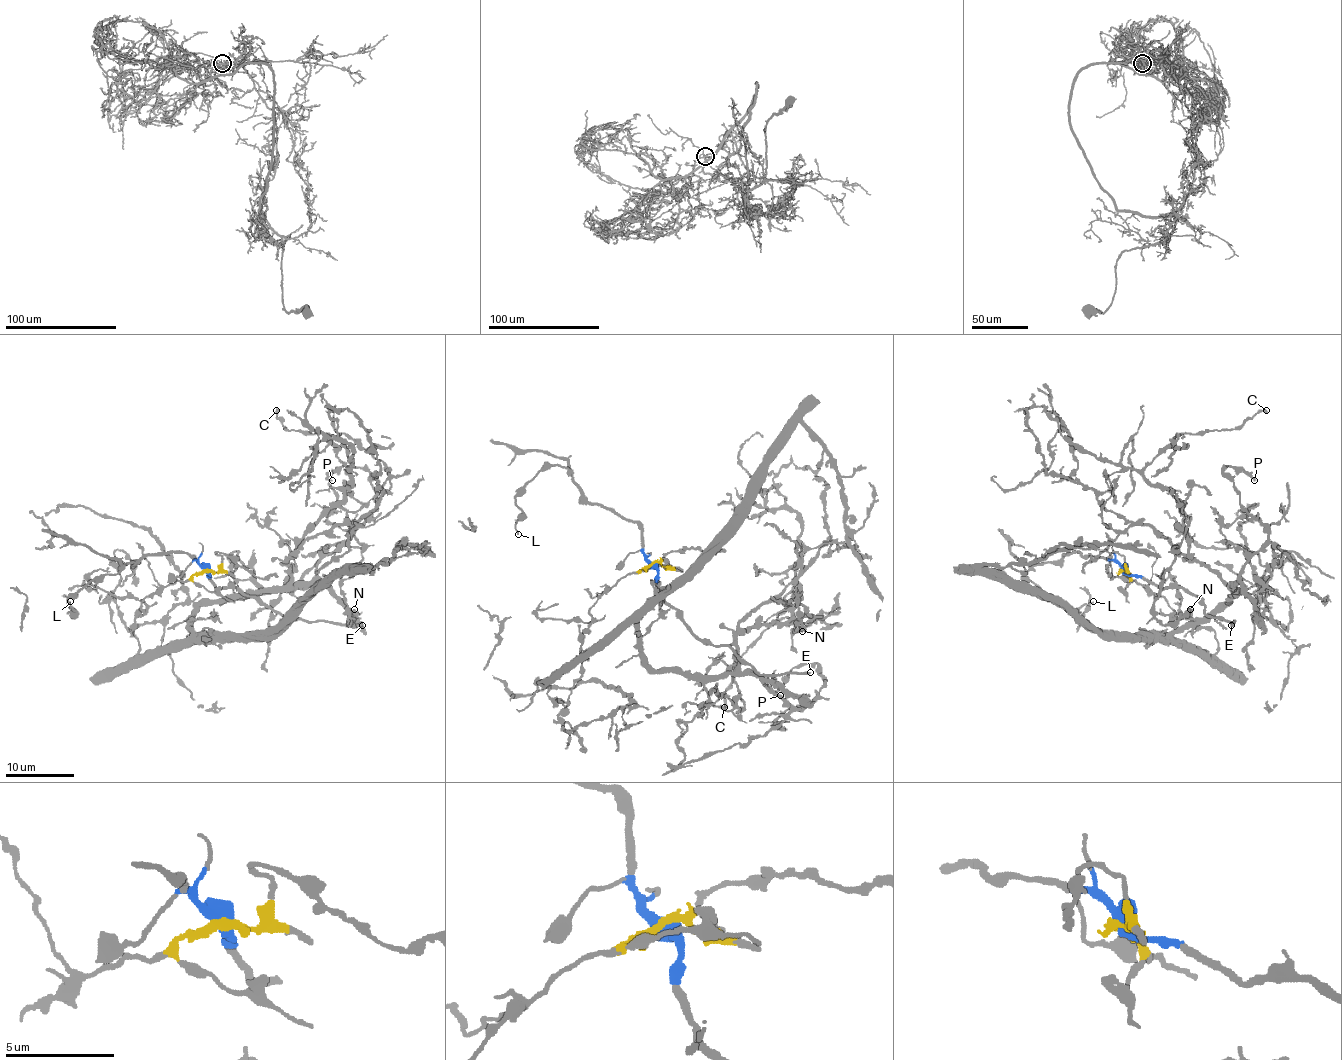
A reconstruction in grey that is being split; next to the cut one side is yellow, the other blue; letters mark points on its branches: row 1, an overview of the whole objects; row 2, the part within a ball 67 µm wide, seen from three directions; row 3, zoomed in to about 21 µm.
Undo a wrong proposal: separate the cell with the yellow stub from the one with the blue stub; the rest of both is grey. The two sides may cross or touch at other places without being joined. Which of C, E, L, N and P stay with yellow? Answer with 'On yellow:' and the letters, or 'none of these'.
On yellow: C, N, P

